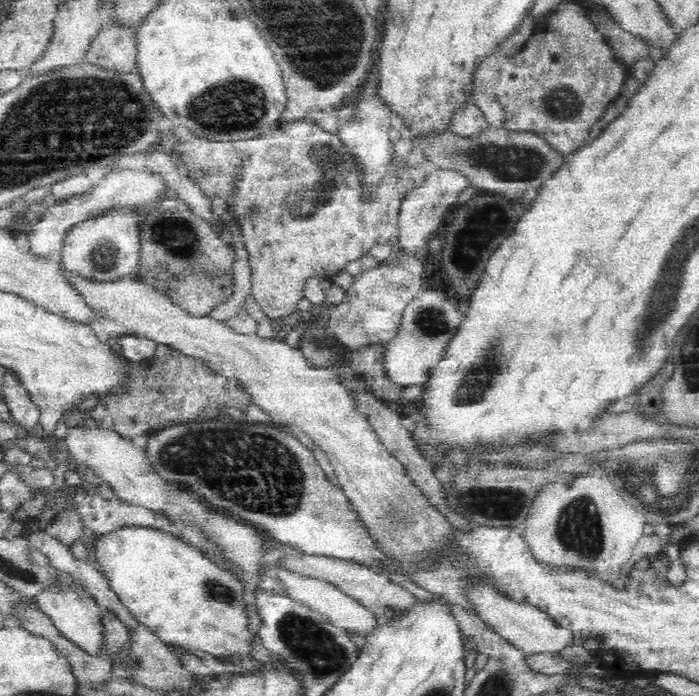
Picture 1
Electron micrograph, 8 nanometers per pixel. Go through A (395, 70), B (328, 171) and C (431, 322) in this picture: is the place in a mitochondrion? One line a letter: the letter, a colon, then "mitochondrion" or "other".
A: other
B: mitochondrion
C: mitochondrion

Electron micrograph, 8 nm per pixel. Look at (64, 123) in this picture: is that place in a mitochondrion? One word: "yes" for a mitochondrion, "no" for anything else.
yes

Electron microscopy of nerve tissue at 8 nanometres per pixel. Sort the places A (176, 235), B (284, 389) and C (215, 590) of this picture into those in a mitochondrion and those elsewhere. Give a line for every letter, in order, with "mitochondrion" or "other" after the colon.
A: mitochondrion
B: other
C: mitochondrion

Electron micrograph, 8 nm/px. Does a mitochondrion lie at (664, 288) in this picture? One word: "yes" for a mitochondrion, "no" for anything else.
yes

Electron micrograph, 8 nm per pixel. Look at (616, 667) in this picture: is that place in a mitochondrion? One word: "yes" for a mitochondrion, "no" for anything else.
no

